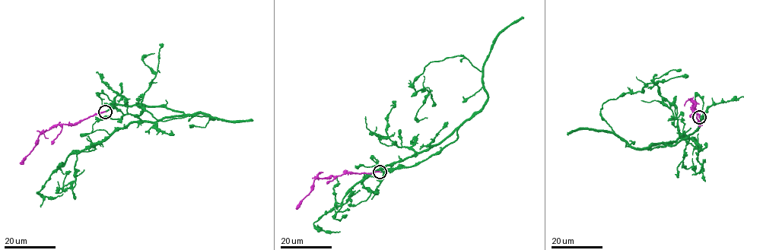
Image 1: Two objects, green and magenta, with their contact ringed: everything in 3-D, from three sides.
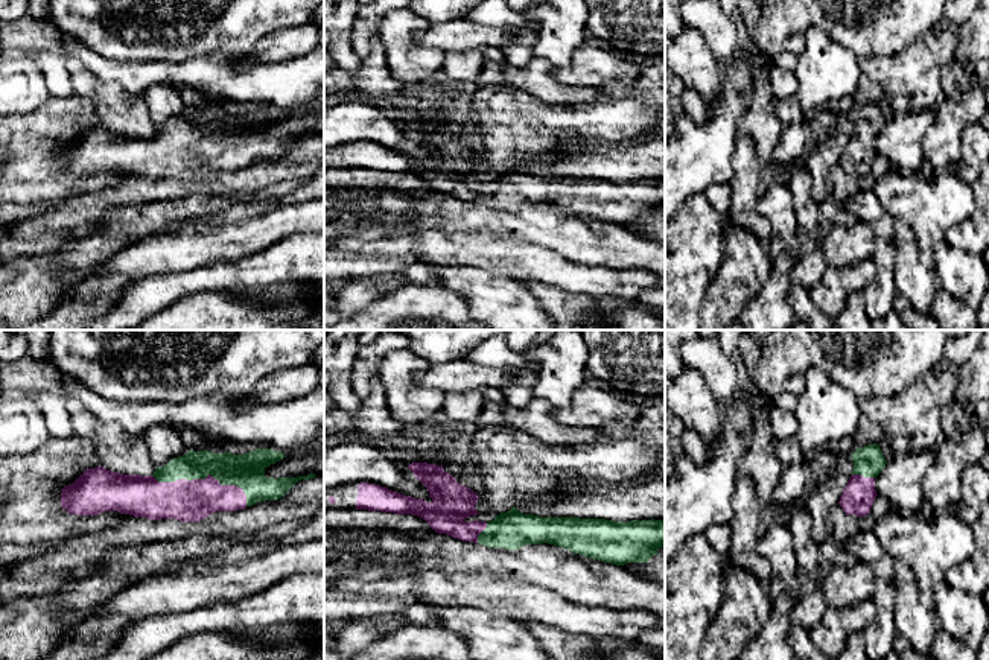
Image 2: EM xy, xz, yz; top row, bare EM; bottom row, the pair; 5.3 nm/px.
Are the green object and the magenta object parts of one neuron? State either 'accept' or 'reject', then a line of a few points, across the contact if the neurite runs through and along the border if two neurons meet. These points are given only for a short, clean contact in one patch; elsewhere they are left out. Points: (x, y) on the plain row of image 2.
accept

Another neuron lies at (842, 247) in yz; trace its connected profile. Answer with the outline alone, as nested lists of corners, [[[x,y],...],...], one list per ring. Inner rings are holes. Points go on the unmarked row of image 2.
[[[867,222],[851,227],[832,225],[822,237],[820,248],[828,266],[852,266],[873,257],[876,236]]]

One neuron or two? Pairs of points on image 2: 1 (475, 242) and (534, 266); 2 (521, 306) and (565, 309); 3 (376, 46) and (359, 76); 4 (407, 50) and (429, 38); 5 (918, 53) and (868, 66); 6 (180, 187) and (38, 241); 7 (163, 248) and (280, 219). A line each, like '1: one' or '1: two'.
1: one
2: two
3: one
4: two
5: one
6: one
7: one

